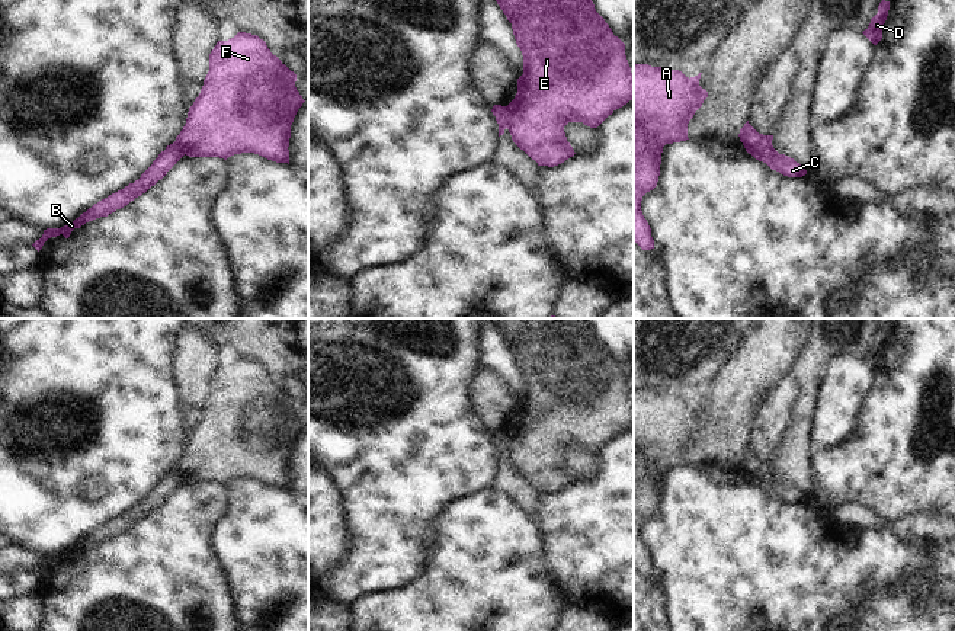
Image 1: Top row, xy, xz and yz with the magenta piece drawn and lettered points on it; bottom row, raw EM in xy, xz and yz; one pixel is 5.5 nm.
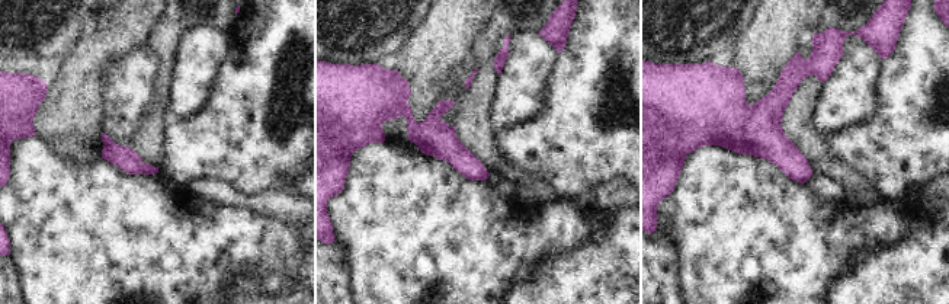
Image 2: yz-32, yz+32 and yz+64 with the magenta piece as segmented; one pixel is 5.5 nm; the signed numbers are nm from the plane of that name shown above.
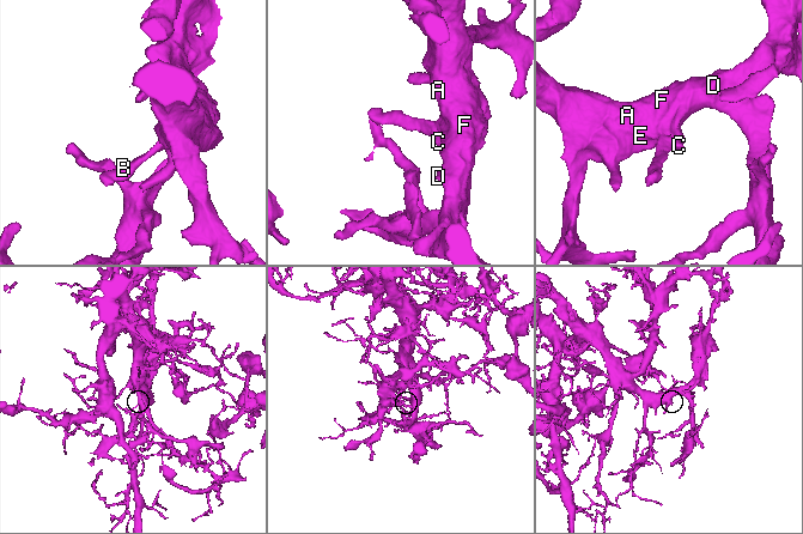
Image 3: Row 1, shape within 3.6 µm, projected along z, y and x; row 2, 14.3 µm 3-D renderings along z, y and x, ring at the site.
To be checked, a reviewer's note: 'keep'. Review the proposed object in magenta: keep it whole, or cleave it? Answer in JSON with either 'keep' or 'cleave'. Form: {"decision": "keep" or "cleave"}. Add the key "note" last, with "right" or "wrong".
{"decision": "cleave", "note": "wrong"}

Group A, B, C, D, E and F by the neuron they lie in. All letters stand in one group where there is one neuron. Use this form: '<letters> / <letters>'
A C D E F / B

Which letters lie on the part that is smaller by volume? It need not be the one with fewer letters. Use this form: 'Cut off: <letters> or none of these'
Cut off: B

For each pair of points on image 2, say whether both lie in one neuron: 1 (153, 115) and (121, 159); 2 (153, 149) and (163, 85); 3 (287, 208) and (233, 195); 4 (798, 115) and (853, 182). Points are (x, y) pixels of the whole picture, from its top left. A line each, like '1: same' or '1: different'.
1: same
2: same
3: same
4: same

